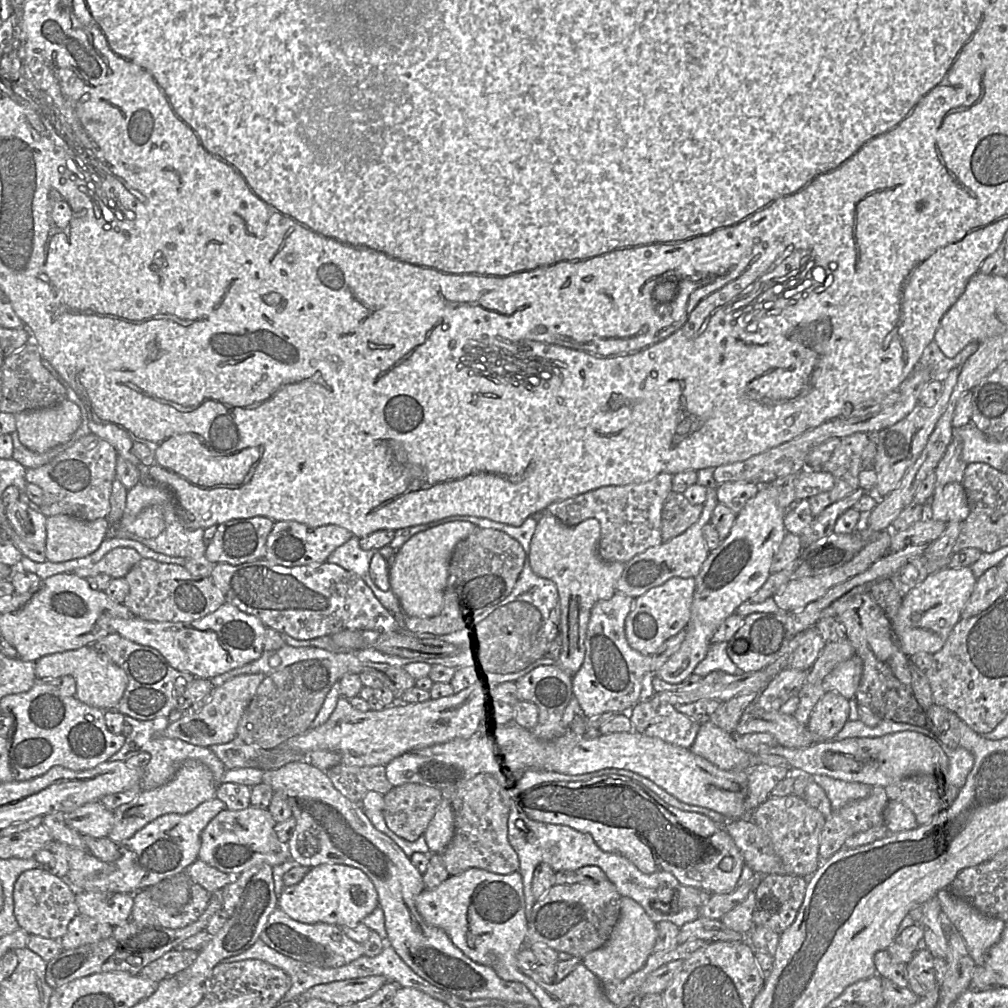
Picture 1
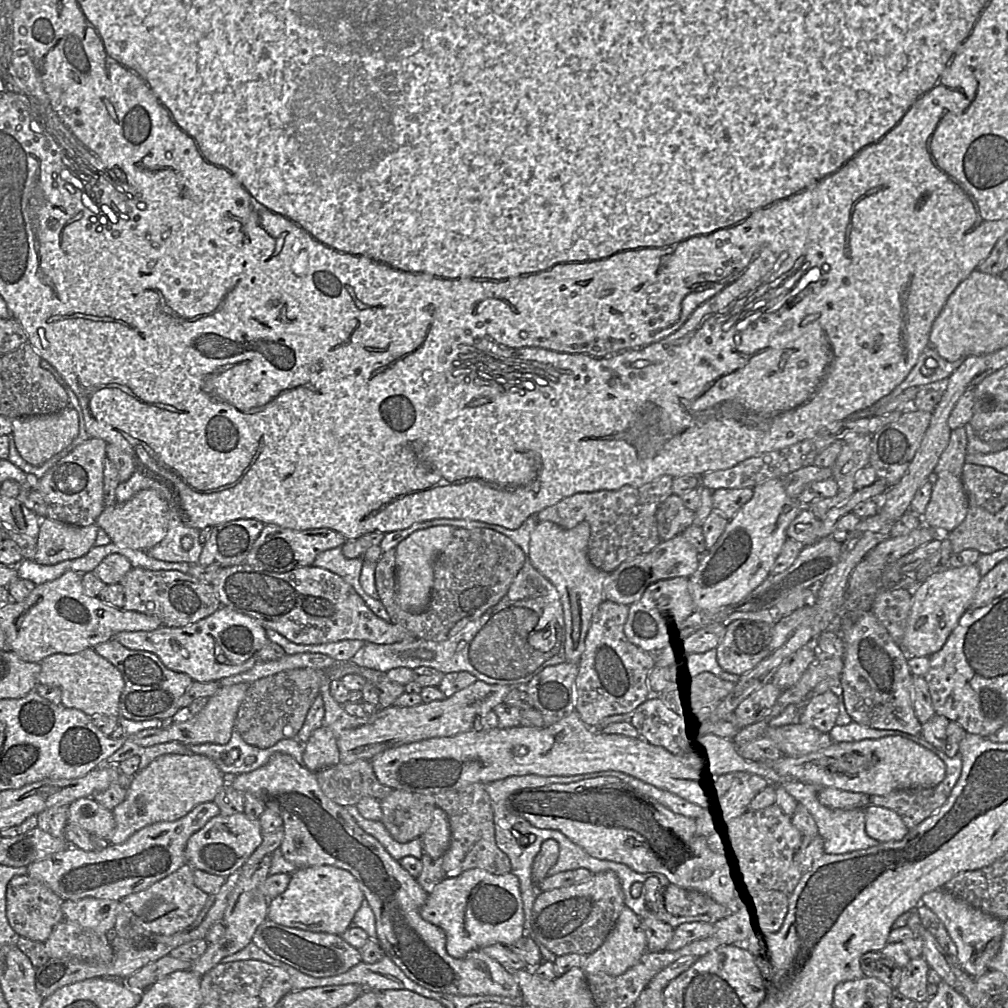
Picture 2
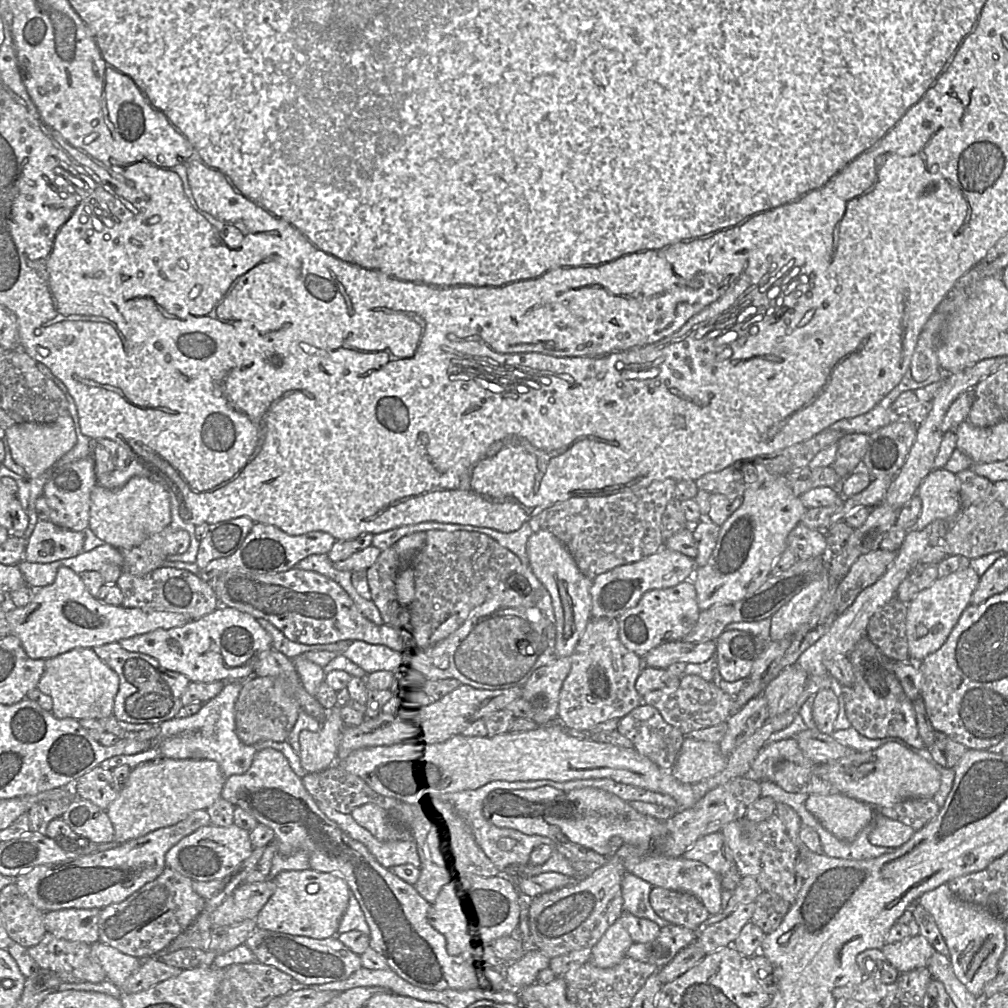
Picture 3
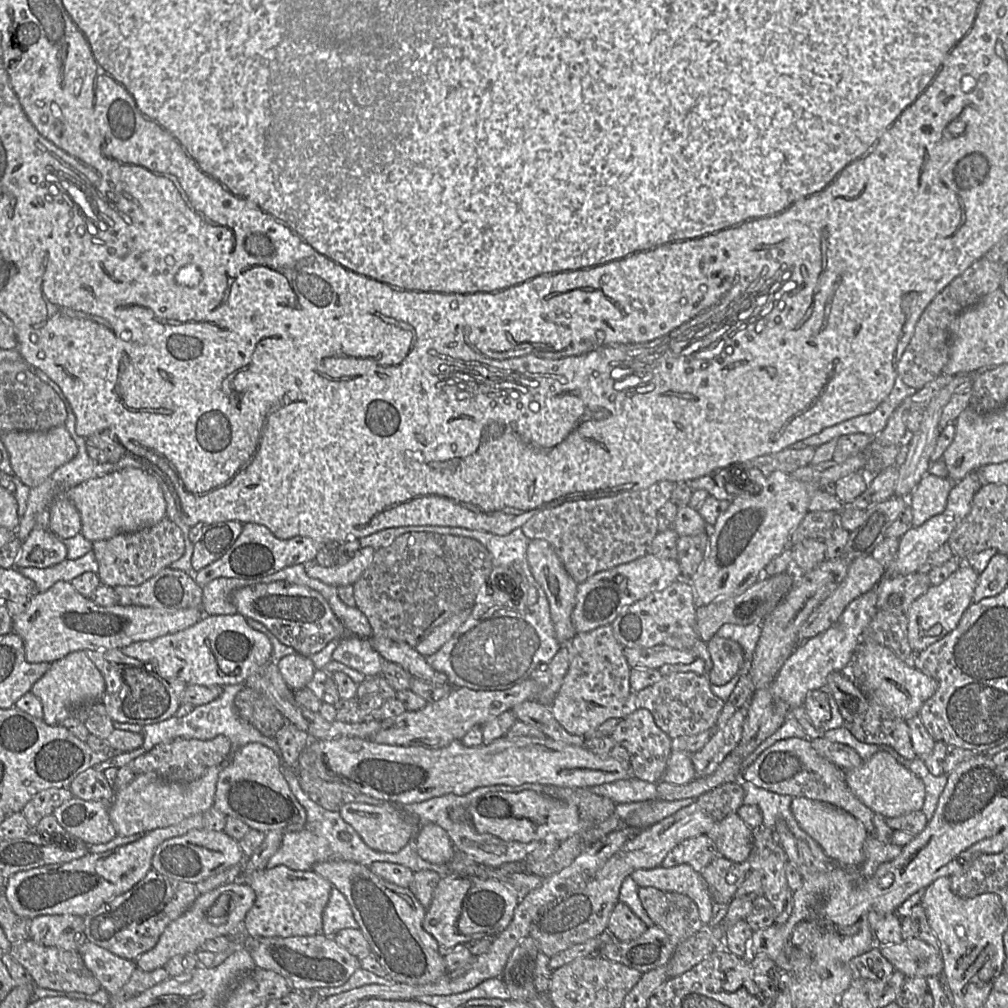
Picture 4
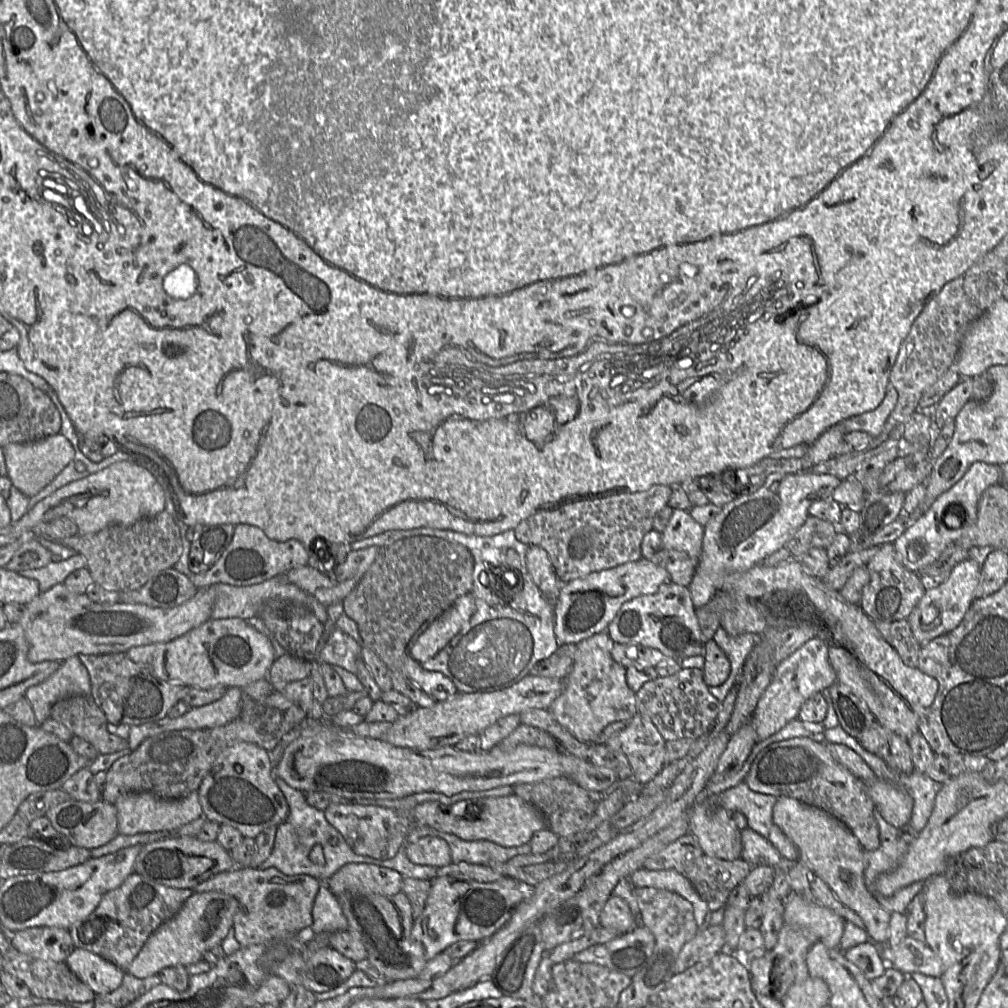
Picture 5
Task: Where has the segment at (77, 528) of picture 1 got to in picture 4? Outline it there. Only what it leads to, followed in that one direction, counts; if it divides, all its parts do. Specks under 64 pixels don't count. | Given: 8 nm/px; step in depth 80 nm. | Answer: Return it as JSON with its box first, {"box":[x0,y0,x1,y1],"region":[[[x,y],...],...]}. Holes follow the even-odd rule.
{"box":[14,527,67,568],"region":[[[34,527],[22,543],[14,567],[47,568],[67,559],[64,541],[51,531]]]}

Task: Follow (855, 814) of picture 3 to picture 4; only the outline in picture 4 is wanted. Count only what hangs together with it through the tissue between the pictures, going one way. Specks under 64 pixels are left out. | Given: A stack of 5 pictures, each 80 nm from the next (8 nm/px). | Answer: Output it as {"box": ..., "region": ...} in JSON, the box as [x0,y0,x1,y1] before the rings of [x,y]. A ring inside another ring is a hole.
{"box":[790,797,868,868],"region":[[[793,797],[790,809],[799,827],[815,840],[837,865],[857,868],[863,863],[864,844],[868,834],[861,821],[837,806],[804,797]]]}

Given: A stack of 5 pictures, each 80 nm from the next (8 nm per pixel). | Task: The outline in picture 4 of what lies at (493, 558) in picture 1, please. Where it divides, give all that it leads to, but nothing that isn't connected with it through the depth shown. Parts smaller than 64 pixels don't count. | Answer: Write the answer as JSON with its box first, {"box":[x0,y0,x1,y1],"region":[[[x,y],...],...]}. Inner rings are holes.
{"box":[353,532,492,648],"region":[[[432,532],[406,533],[387,547],[376,550],[369,567],[362,573],[359,579],[353,584],[355,606],[367,617],[372,635],[375,637],[385,637],[393,641],[403,641],[415,648],[424,640],[437,626],[443,624],[451,616],[466,610],[472,609],[480,590],[488,584],[489,576],[492,572],[492,557],[489,551],[480,542],[468,537],[444,535]]]}

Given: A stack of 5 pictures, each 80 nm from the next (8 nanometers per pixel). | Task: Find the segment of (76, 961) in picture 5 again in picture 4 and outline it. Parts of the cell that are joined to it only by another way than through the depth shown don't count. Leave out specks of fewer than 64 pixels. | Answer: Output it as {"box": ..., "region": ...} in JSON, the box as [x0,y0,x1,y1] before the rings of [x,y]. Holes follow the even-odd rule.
{"box":[78,942,137,995],"region":[[[85,942],[78,949],[86,967],[110,995],[116,994],[137,968],[135,960],[129,960],[92,943]]]}

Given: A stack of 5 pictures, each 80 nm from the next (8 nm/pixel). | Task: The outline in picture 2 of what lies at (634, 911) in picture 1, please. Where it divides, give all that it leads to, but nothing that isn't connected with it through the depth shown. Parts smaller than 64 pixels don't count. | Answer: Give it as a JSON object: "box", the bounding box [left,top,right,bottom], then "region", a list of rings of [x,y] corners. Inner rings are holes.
{"box":[581,906,647,976],"region":[[[624,906],[603,944],[581,967],[588,974],[619,976],[635,965],[647,952],[647,937],[641,918]]]}

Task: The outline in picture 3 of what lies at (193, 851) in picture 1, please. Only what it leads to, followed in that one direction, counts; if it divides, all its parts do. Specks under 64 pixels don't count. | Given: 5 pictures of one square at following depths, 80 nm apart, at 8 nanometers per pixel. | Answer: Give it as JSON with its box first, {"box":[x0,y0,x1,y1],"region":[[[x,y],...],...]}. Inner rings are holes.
{"box":[15,809,210,912],"region":[[[206,809],[196,810],[182,821],[151,831],[117,847],[48,863],[20,873],[15,877],[19,891],[43,912],[61,909],[102,909],[125,900],[146,883],[157,878],[166,868],[165,855],[185,836],[210,824]]]}

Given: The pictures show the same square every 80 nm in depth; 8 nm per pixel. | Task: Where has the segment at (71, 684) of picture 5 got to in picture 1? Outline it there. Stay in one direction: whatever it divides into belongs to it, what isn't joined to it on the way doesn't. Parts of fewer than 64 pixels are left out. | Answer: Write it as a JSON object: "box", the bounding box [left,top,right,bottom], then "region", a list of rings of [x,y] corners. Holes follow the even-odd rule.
{"box":[35,645,128,710],"region":[[[92,645],[45,655],[35,662],[35,673],[37,680],[53,679],[65,675],[73,676],[76,681],[74,696],[81,702],[102,710],[116,710],[128,683],[125,671]]]}

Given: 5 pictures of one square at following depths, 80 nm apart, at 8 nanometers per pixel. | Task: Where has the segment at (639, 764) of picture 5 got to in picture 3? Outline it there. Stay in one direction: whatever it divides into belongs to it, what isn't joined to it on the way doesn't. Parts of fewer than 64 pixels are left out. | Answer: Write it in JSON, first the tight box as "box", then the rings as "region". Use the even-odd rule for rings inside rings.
{"box":[616,702,686,769],"region":[[[644,702],[621,718],[616,730],[633,743],[638,753],[664,769],[671,769],[686,738],[682,731],[668,724],[655,707]]]}

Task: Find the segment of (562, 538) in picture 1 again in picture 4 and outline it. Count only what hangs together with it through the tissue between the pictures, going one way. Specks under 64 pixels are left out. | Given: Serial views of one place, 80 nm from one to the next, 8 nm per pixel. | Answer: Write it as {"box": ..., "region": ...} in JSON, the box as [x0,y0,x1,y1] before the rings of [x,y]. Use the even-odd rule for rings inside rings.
{"box":[527,540,578,645],"region":[[[530,540],[527,548],[527,559],[533,577],[543,588],[549,601],[556,638],[561,645],[568,644],[577,634],[571,615],[575,606],[578,583],[568,574],[552,546],[545,540]]]}

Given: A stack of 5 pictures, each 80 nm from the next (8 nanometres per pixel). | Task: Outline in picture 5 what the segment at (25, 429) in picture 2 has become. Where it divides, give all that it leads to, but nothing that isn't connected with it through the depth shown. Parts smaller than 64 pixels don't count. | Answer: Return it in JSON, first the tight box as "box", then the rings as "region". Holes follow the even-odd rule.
{"box":[3,434,75,497],"region":[[[62,434],[48,436],[31,443],[10,443],[3,447],[8,477],[12,485],[27,497],[47,486],[75,456],[75,450]]]}

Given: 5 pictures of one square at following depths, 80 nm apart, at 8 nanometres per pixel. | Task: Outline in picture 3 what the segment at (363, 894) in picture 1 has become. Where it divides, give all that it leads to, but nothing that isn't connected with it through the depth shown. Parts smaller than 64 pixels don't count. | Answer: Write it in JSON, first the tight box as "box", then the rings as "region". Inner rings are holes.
{"box":[256,868,351,939],"region":[[[309,868],[283,871],[270,879],[275,883],[275,891],[258,913],[256,928],[316,939],[337,935],[351,897],[342,877]]]}

